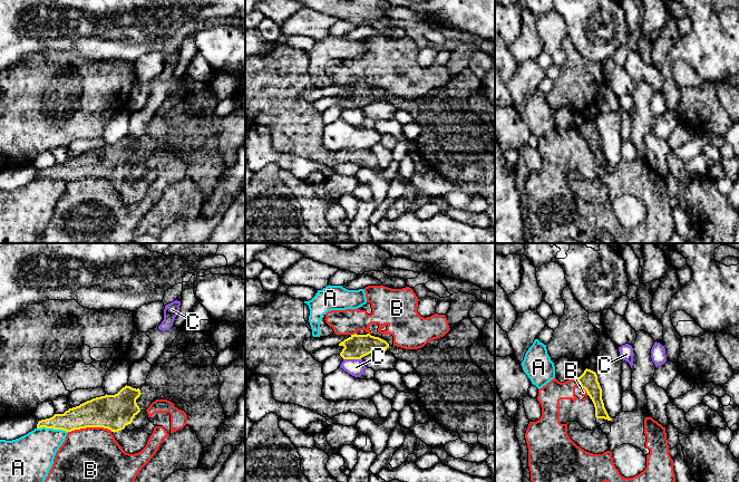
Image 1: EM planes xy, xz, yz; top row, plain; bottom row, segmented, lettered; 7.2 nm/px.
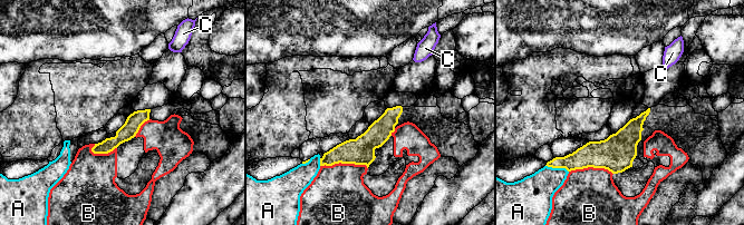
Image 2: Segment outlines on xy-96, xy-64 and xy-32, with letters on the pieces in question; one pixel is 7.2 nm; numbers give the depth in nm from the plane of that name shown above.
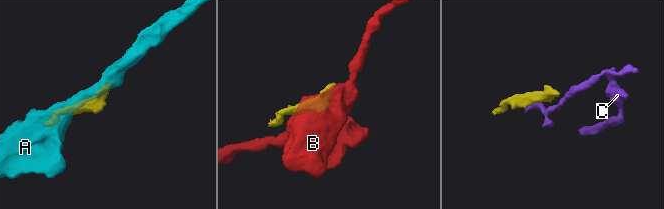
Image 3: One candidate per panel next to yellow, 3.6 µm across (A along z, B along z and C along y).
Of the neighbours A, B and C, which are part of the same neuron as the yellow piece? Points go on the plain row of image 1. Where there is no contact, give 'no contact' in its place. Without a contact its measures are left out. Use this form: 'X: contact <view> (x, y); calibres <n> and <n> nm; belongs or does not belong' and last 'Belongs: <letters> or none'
A: contact xy (52, 177); calibres 170 and 300 nm; does not belong
B: contact xy (89, 176); calibres 260 and 480 nm; does not belong
C: contact xz (352, 108); calibres 170 and 130 nm; does not belong
Belongs: none

